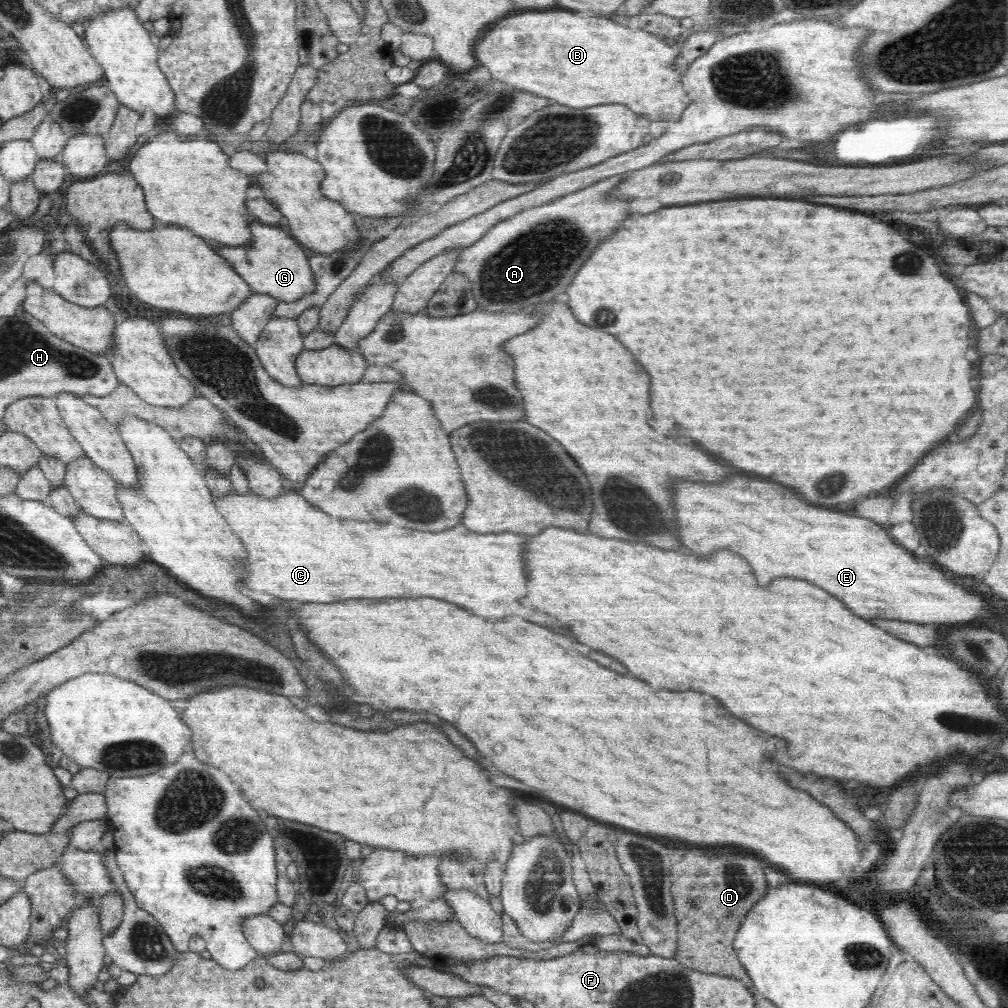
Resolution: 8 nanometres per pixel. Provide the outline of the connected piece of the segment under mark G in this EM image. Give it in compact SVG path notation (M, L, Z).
M252 221L248 230L251 232L251 241L245 245L224 246L216 242L209 243L213 251L232 265L254 293L270 295L278 299L278 302L294 302L313 291L316 286L316 277L310 268L309 259L286 226Z

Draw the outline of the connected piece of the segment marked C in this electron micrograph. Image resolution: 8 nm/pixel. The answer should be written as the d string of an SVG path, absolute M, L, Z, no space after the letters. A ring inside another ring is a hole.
M232 490L227 495L213 497L213 502L248 552L244 562L246 577L243 578L243 585L248 590L268 592L280 600L300 600L300 602L432 596L432 598L448 600L452 604L460 604L468 608L472 614L484 618L504 618L514 614L534 624L538 624L540 618L544 618L544 616L536 616L532 604L524 608L518 602L518 598L526 596L526 576L516 574L522 570L522 552L524 552L522 534L514 534L514 532L476 534L464 528L462 523L446 532L418 532L418 530L396 528L392 526L393 523L376 524L376 522L352 519L340 520L320 512L318 508L312 508L312 504L308 503L302 495L293 491L268 498L258 496L256 493L240 495Z

